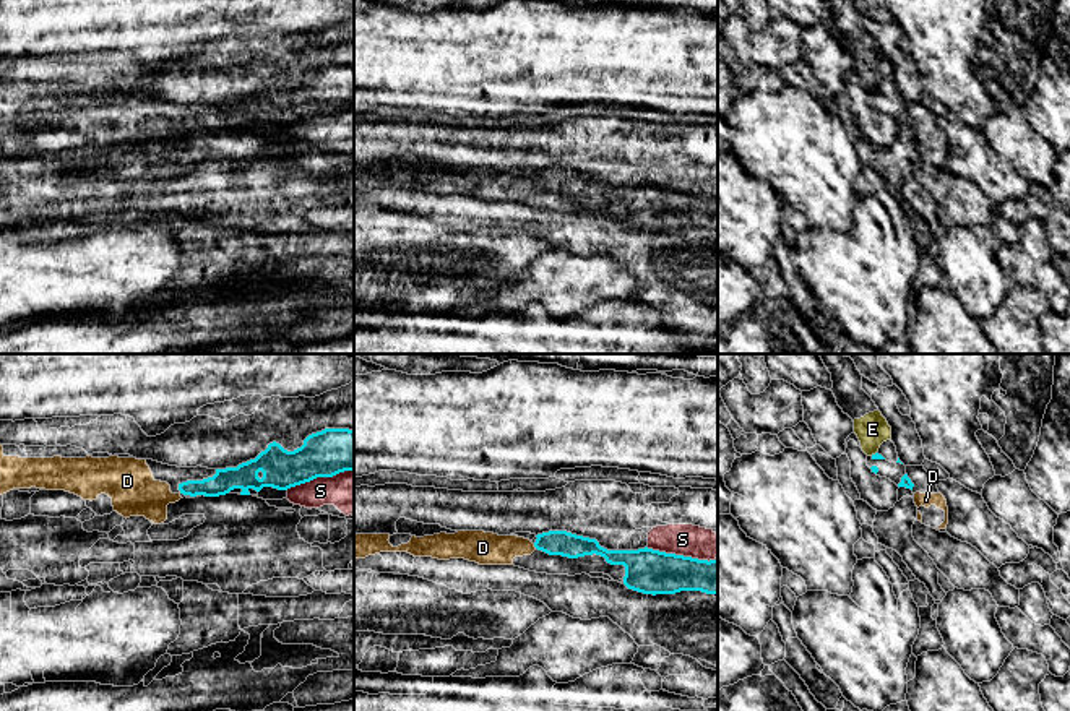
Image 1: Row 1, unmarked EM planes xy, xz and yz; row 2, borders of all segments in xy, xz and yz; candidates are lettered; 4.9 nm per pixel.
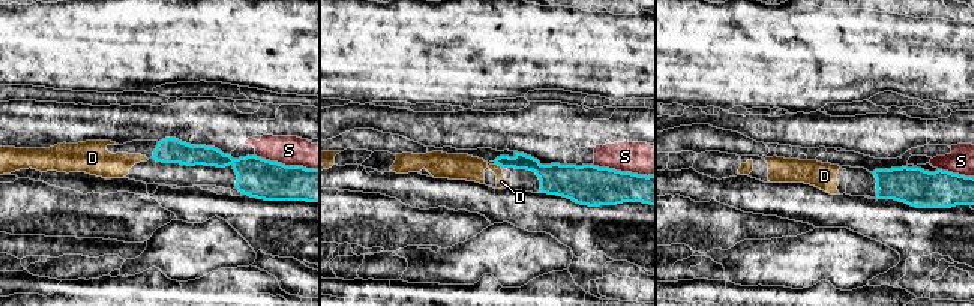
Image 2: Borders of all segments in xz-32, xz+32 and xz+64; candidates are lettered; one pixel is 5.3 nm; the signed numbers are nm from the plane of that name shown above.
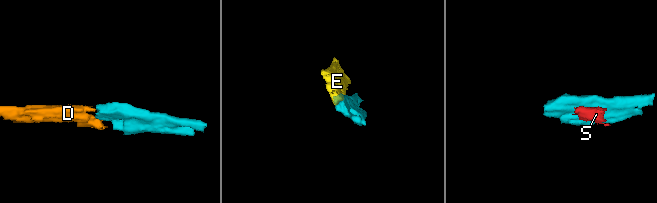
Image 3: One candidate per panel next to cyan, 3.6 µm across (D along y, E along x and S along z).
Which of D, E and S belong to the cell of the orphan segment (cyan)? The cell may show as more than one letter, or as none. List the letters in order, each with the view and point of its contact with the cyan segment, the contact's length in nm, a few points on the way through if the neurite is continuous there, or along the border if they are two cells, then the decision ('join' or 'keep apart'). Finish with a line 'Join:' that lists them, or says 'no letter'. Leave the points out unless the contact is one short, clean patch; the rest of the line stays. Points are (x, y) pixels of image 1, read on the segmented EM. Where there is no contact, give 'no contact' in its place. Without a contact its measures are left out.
D: xz (534, 546) | 30 nm | across xz (554, 542), (534, 546), (484, 547) | join
E: yz (872, 455) | 40 nm | keep apart
S: xy (319, 476) | 340 nm | keep apart
Join: D

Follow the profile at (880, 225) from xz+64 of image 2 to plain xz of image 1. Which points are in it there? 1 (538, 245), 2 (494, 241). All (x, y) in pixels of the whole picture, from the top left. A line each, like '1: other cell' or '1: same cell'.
1: other cell
2: other cell

